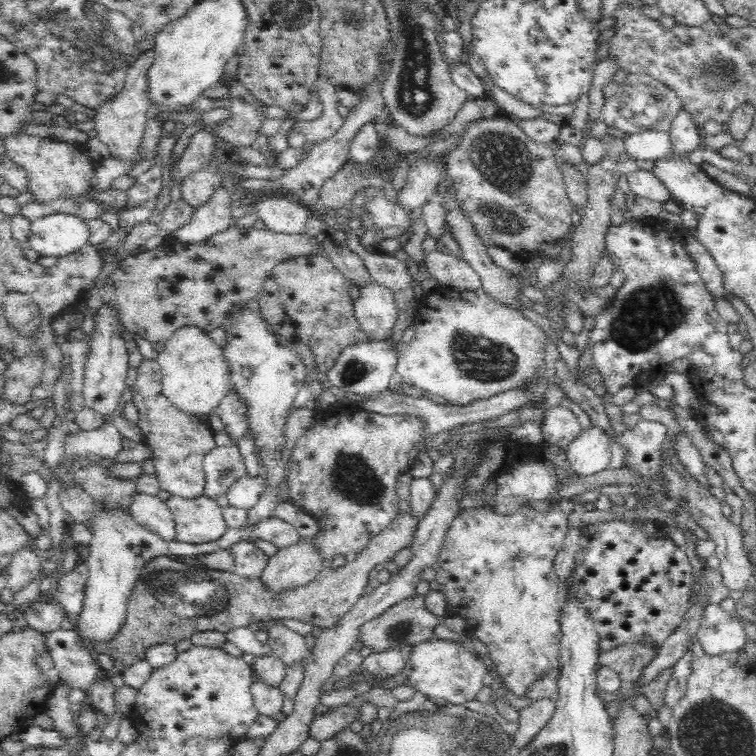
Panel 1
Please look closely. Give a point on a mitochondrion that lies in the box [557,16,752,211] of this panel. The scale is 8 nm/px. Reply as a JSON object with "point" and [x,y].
{"point":[711,79]}

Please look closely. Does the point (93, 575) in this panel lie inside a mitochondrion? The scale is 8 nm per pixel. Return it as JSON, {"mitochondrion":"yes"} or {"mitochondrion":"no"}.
{"mitochondrion":"no"}

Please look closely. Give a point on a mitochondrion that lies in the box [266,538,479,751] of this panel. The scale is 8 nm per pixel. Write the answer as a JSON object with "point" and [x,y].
{"point":[399,629]}

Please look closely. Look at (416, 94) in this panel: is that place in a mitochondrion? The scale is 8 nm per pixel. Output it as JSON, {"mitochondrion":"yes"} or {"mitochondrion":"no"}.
{"mitochondrion":"yes"}

